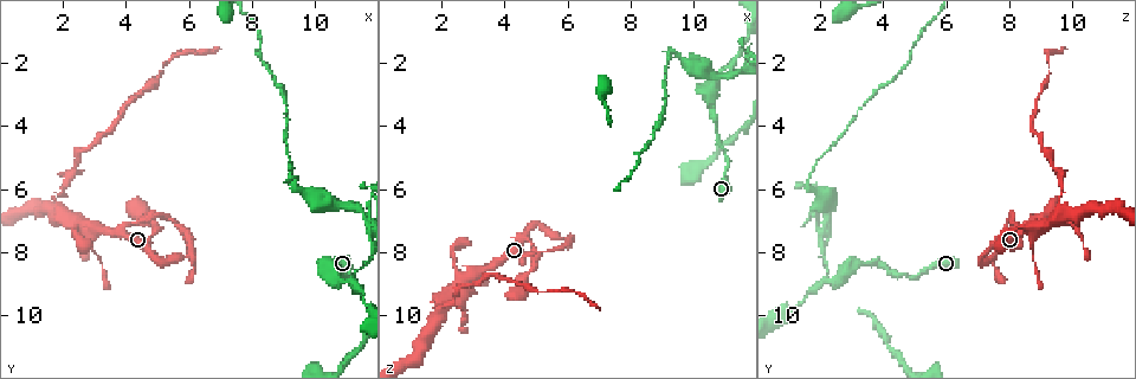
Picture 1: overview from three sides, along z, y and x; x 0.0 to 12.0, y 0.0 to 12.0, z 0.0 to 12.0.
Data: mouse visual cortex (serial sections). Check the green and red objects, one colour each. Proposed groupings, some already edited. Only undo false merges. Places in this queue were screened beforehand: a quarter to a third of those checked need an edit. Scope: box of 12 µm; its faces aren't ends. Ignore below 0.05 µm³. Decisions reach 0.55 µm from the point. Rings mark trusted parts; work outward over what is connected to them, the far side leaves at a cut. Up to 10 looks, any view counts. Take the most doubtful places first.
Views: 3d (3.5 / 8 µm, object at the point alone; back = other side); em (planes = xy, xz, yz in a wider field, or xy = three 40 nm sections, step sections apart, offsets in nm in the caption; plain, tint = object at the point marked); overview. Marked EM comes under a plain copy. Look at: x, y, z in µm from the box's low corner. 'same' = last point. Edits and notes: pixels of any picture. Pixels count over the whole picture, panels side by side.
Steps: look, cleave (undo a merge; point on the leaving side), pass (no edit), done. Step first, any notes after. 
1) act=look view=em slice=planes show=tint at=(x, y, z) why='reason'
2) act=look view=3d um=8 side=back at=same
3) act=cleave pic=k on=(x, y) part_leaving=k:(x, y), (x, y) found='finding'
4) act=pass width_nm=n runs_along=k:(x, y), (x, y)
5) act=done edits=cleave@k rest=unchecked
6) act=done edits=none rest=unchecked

act=look view=3d um=8 at=(11.1, 8.8, 2.2) why='three-way junction'

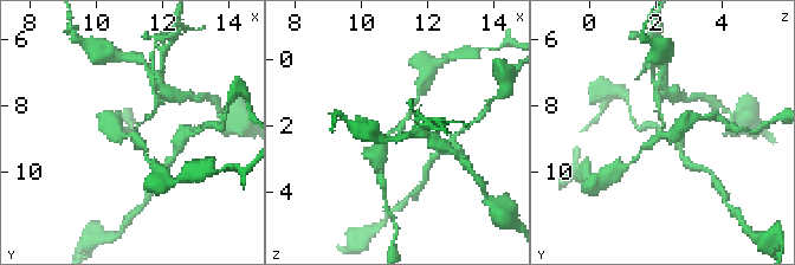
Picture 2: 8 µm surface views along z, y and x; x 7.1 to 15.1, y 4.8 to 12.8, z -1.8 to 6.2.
act=look view=3d um=3.5 at=(11.0, 8.8, 2.1) why='zoom in'

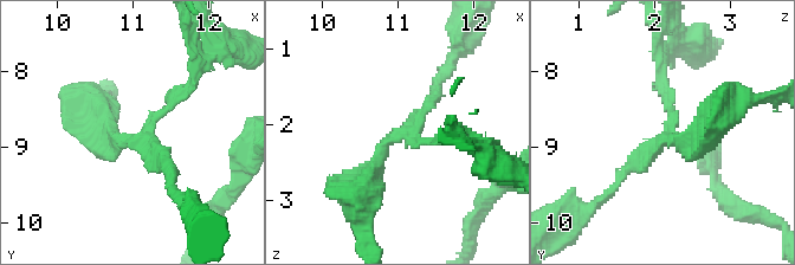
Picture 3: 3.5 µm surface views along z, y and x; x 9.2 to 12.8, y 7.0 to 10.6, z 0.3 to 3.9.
act=cleave pic=3 on=(174, 97) arm_widths_nm=150,150,300 part_leaving=3:(148, 129), (195, 78), (206, 41) found='two cells meet here'

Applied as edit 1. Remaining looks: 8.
act=look view=3d um=3.5 at=(5.9, 8.1, 7.6) why='abrupt turn'

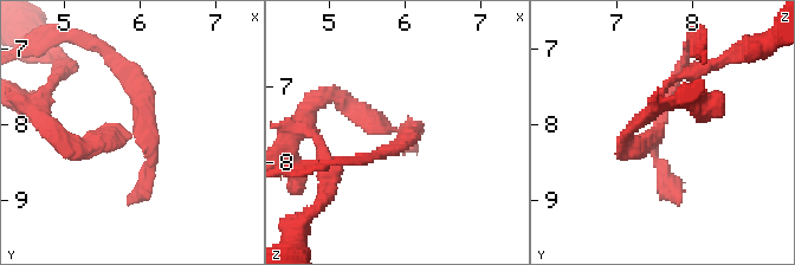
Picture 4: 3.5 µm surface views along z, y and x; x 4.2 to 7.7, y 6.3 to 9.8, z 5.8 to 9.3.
act=look view=em slice=planes show=tint at=(5.95, 8.10, 7.60) why='need the tissue'

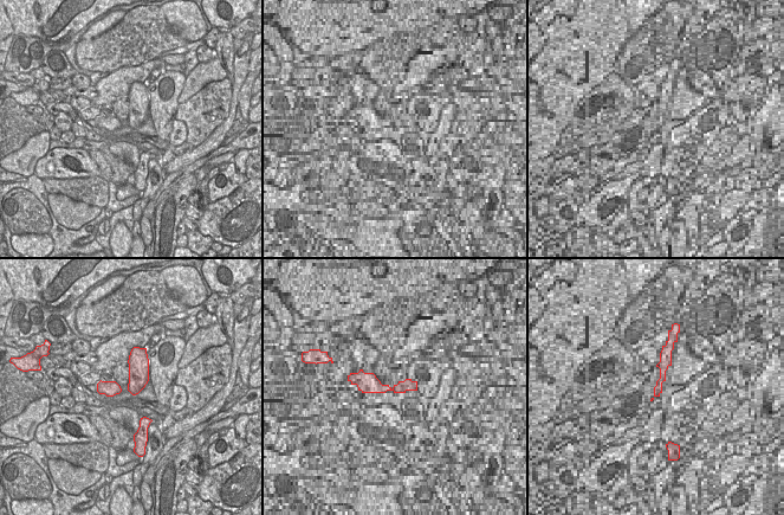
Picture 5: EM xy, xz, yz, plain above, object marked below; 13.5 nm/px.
act=pass runs_along=4:(627, 142), (658, 135), (682, 65) found='continuous, no second cell'

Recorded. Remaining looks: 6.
act=look view=3d um=8 side=back at=(3.5, 7.3, 8.4) why='calibre changes'

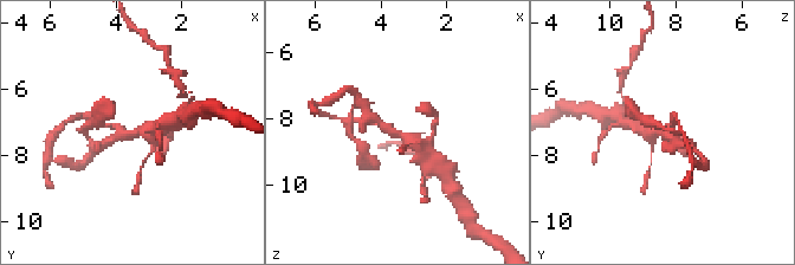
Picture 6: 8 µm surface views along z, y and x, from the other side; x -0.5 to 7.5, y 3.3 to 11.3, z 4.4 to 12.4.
act=look view=3d um=3.5 at=(3.5, 7.3, 8.4)

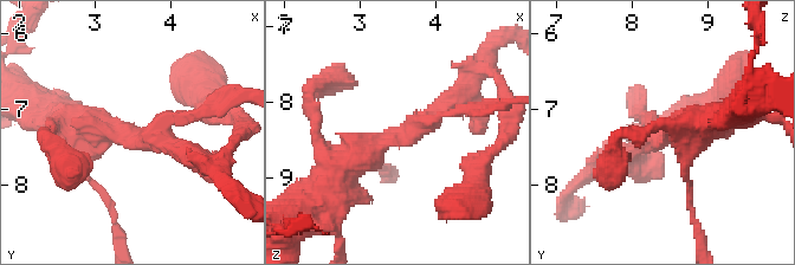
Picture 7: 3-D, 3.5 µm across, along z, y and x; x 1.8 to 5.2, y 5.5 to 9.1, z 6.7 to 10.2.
act=look view=em slice=xy step=2 show=tint at=(3.50, 7.30, 8.50)

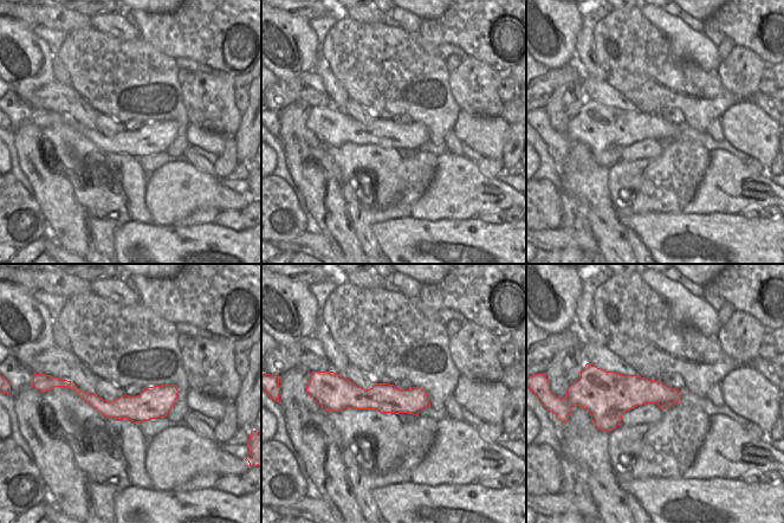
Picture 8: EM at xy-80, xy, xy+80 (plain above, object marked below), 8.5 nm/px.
act=pass runs_along=7:(457, 97), (355, 157), (334, 182) found='continuous, no second cell'

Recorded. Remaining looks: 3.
act=look view=em slice=xy step=3 show=tint at=(1.8, 6.6, 9.6)

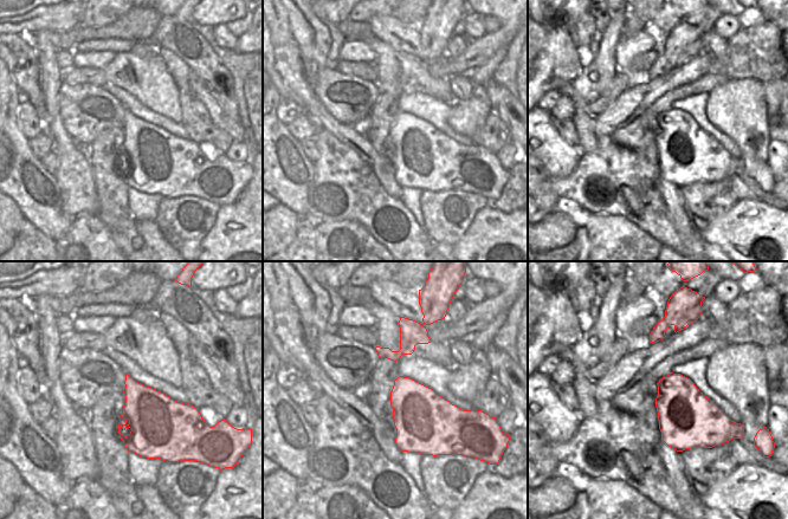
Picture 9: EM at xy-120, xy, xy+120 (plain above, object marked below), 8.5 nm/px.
act=look view=3d um=3.5 side=back at=same

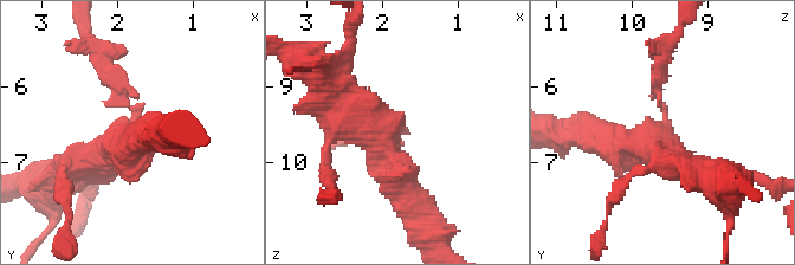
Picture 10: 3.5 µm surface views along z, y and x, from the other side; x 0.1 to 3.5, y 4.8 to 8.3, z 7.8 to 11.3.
act=cleave pic=10 on=(104, 73) arm_widths_nm=100,400,450 part_leaving=10:(128, 103), (85, 34) found='a second cell is stuck on'

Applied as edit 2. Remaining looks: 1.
act=done edits=cleave@3,cleave@10 rest=unchecked

